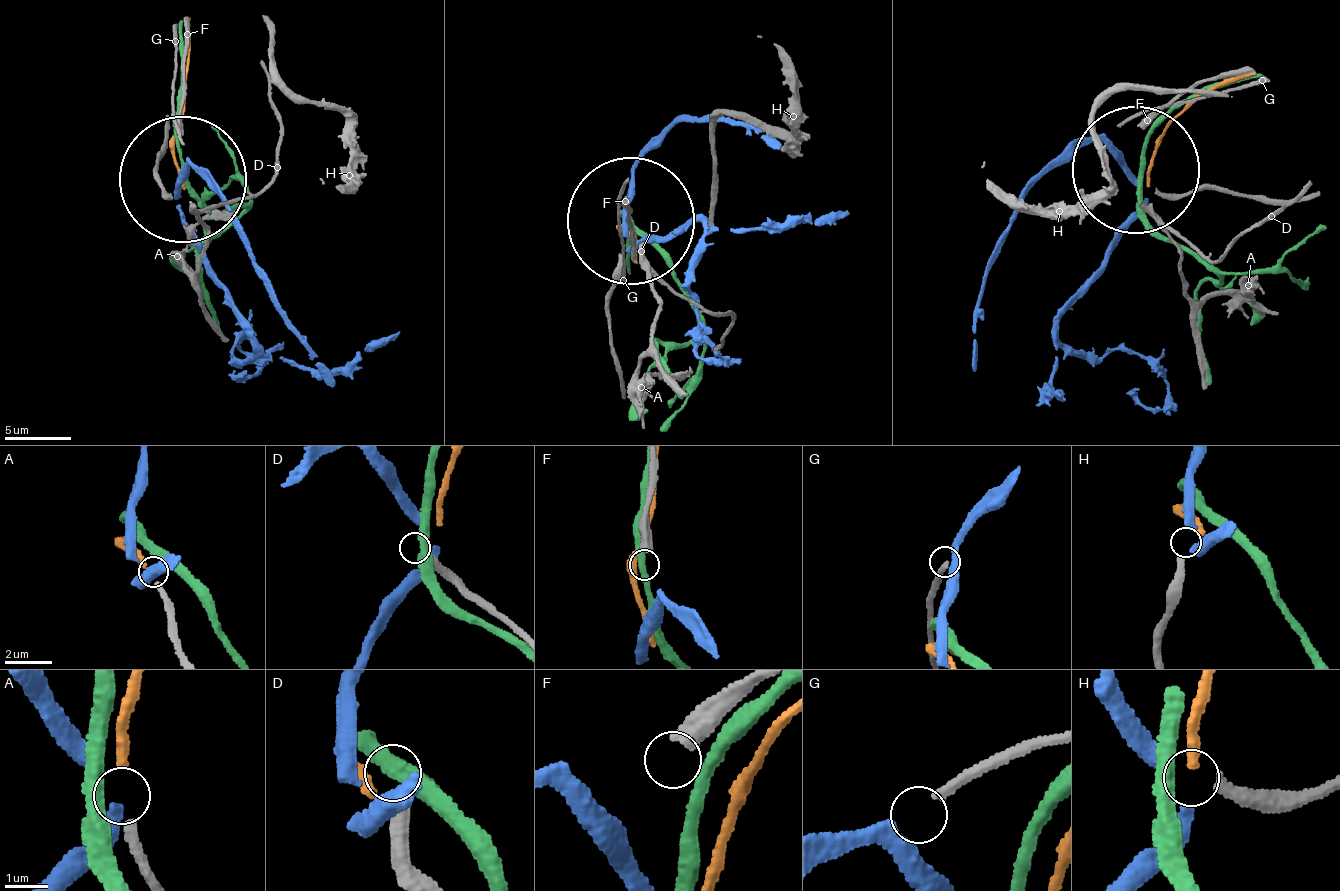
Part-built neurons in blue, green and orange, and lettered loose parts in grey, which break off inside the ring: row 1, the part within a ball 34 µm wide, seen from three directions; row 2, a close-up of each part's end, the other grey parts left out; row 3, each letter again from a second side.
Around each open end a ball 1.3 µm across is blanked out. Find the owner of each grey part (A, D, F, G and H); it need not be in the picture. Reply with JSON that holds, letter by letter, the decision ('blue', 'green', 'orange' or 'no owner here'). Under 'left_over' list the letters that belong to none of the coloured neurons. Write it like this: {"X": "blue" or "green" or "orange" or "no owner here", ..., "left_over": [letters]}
{"A": "orange", "D": "no owner here", "F": "no owner here", "G": "blue", "H": "no owner here", "left_over": ["D", "F", "H"]}

